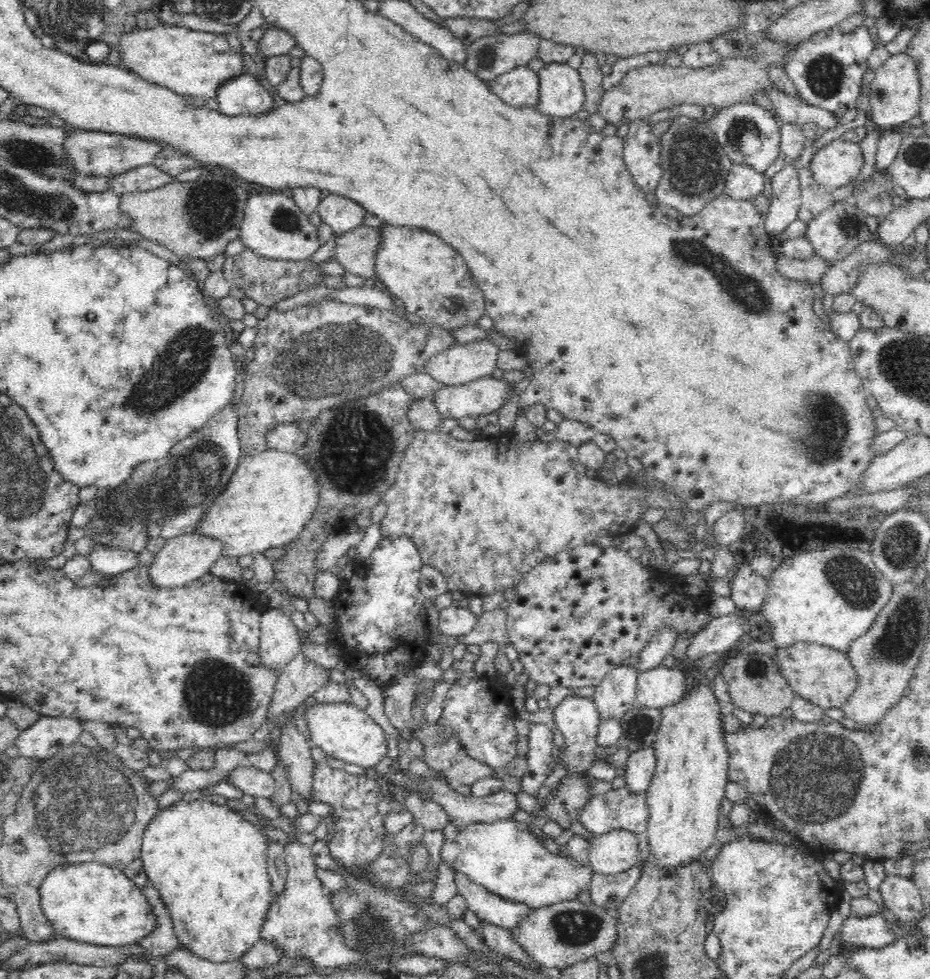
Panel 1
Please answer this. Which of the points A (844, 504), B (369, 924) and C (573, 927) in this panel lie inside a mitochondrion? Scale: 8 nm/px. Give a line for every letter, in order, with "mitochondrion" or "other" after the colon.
A: other
B: mitochondrion
C: mitochondrion

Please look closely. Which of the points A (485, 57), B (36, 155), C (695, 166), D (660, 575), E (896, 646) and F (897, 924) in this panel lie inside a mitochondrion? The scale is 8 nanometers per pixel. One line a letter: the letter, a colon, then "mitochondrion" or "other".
A: mitochondrion
B: mitochondrion
C: mitochondrion
D: other
E: mitochondrion
F: other

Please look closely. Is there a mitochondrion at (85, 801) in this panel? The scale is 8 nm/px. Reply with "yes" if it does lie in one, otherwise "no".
yes

